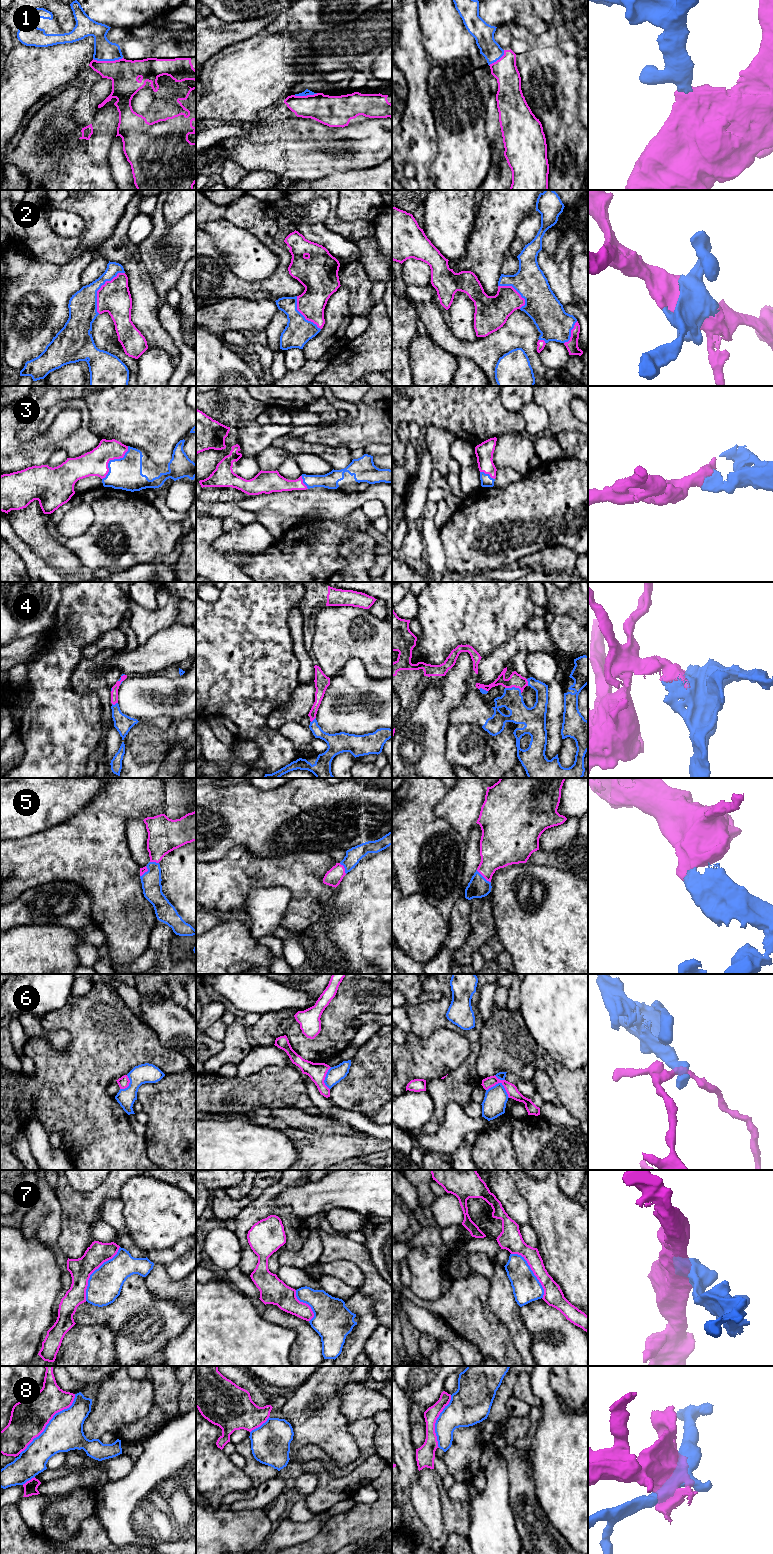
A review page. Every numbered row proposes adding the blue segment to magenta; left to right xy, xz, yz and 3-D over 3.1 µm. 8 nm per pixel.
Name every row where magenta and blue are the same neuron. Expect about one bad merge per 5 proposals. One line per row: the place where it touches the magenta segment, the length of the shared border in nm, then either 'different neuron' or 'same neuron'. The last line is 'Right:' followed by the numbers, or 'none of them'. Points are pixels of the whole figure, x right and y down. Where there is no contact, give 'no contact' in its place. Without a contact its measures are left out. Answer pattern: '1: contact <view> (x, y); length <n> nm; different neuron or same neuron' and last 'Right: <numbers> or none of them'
1: contact xy (107, 61); length 240 nm; same neuron
2: contact xy (100, 288); length 400 nm; same neuron
3: contact xy (112, 459); length 340 nm; same neuron
4: contact yz (514, 686); length 140 nm; same neuron
5: contact yz (483, 876); length 160 nm; same neuron
6: contact yz (500, 1082); length 200 nm; different neuron
7: contact xy (93, 1271); length 500 nm; different neuron
8: contact xy (48, 1422); length 650 nm; different neuron
Right: 1, 2, 3, 4, 5

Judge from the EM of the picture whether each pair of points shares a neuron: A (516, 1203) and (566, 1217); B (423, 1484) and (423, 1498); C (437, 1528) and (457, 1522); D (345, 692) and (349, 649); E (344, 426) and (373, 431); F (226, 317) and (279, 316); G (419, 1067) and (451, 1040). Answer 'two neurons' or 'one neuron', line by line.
A: two neurons
B: one neuron
C: two neurons
D: two neurons
E: one neuron
F: two neurons
G: one neuron

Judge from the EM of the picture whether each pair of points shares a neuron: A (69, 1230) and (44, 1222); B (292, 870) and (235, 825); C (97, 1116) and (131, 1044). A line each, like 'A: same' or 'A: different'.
A: different
B: different
C: same

